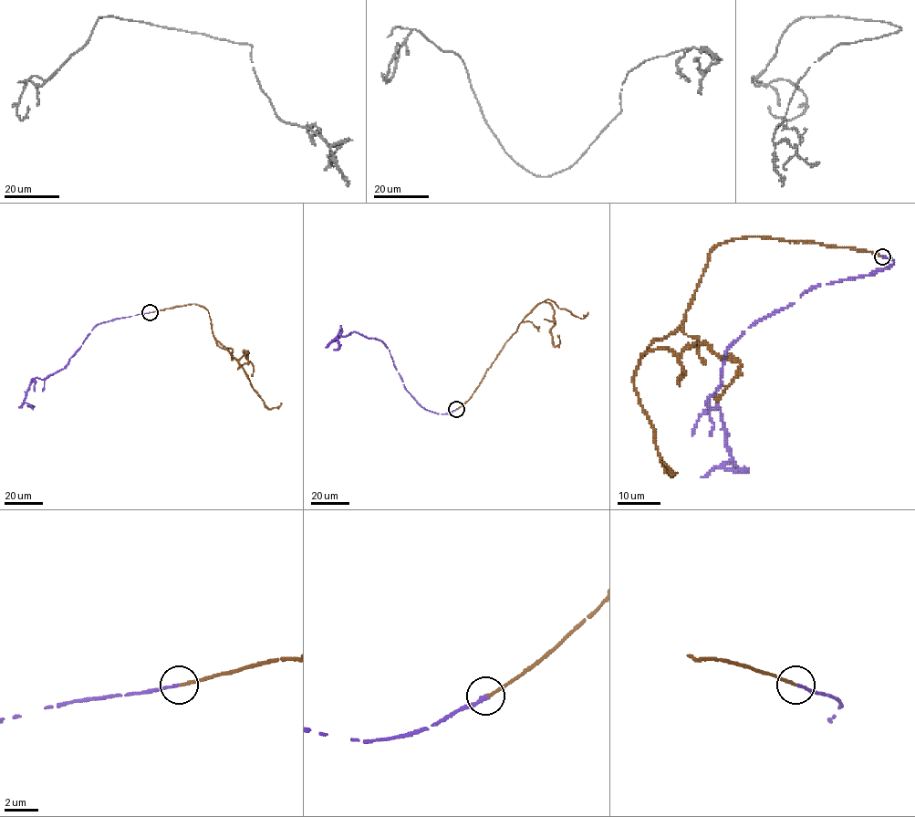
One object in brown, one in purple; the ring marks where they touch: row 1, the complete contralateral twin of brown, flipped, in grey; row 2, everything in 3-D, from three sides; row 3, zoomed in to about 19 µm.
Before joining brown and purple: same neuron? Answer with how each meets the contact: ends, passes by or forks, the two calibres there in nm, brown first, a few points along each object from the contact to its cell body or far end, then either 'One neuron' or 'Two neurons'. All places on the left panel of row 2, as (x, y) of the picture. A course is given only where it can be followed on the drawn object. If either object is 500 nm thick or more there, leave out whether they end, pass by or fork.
At the ring brown ends. At the ring purple ends. Thickness 170 nm (brown) against 180 nm. Course of brown: (150, 312), (190, 304), (203, 307), (219, 346), (239, 360), (248, 352), (244, 352), (253, 365), (251, 375). Course of purple: (150, 312), (97, 325), (63, 369), (41, 379), (35, 378), (25, 400), (32, 407), (27, 406). One neuron

